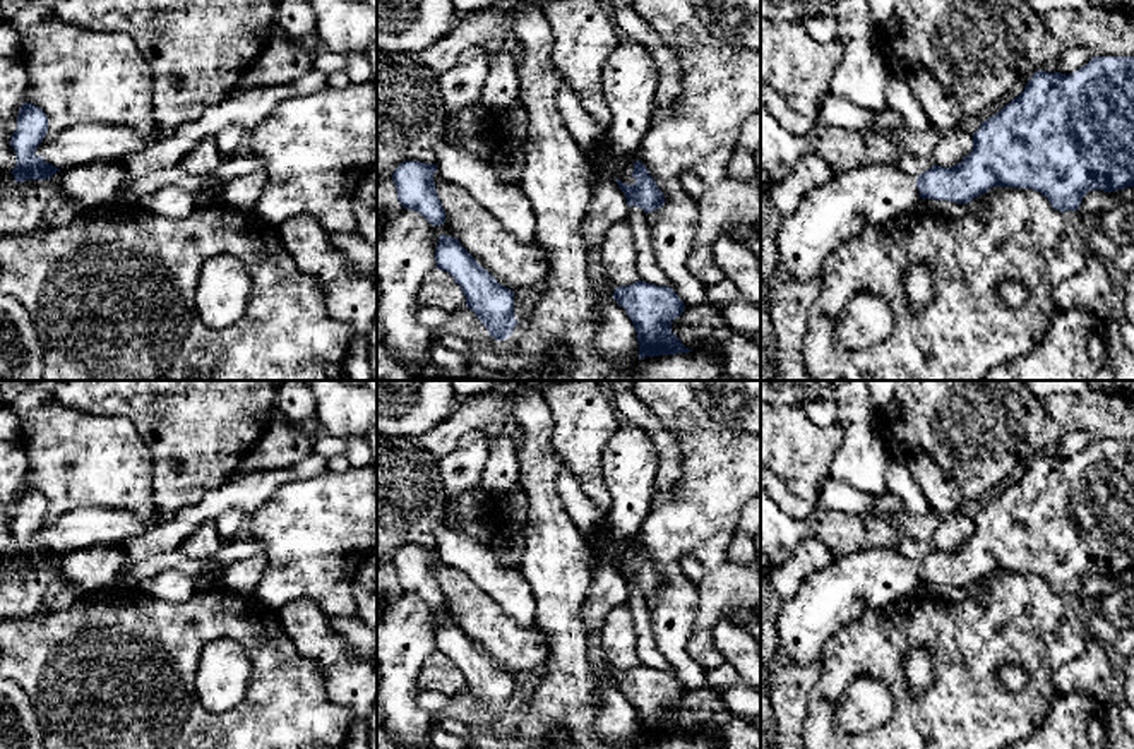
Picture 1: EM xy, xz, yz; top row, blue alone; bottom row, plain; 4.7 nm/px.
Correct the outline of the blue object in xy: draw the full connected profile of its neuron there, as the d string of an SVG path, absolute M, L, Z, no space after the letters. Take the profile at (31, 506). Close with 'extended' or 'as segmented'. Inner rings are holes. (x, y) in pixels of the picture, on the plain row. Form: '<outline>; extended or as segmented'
M22 487L17 499L17 514L10 521L10 530L17 542L15 552L10 555L15 566L46 564L60 555L57 550L46 547L45 542L34 538L46 516L46 497L33 487Z; as segmented

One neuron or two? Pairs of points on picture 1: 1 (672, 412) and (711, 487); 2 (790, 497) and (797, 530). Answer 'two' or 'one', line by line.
1: one
2: two

